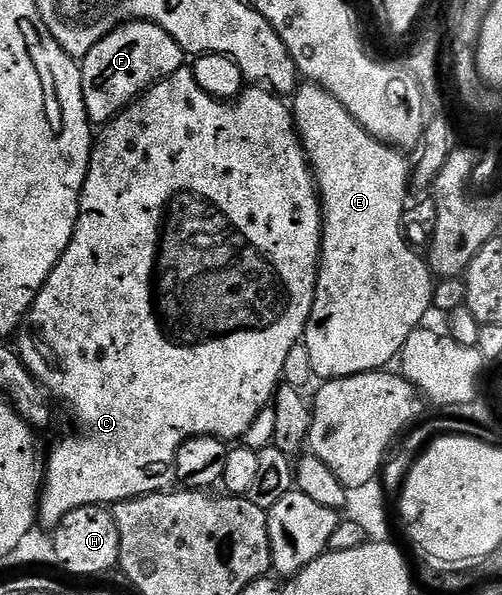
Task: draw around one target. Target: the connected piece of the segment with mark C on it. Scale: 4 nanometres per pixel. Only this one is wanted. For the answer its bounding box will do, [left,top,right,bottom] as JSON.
[17,69,323,529]

